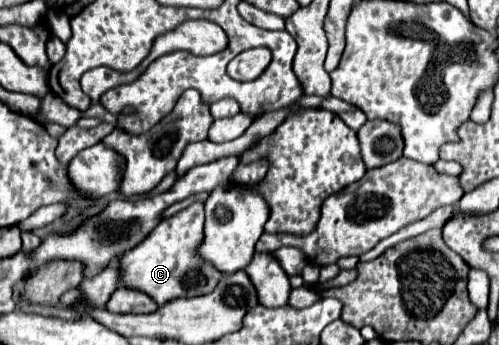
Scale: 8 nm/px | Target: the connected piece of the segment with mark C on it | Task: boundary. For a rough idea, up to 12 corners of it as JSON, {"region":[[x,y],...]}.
{"region":[[203,203],[161,221],[121,259],[121,285],[157,305],[211,293],[197,253]]}

